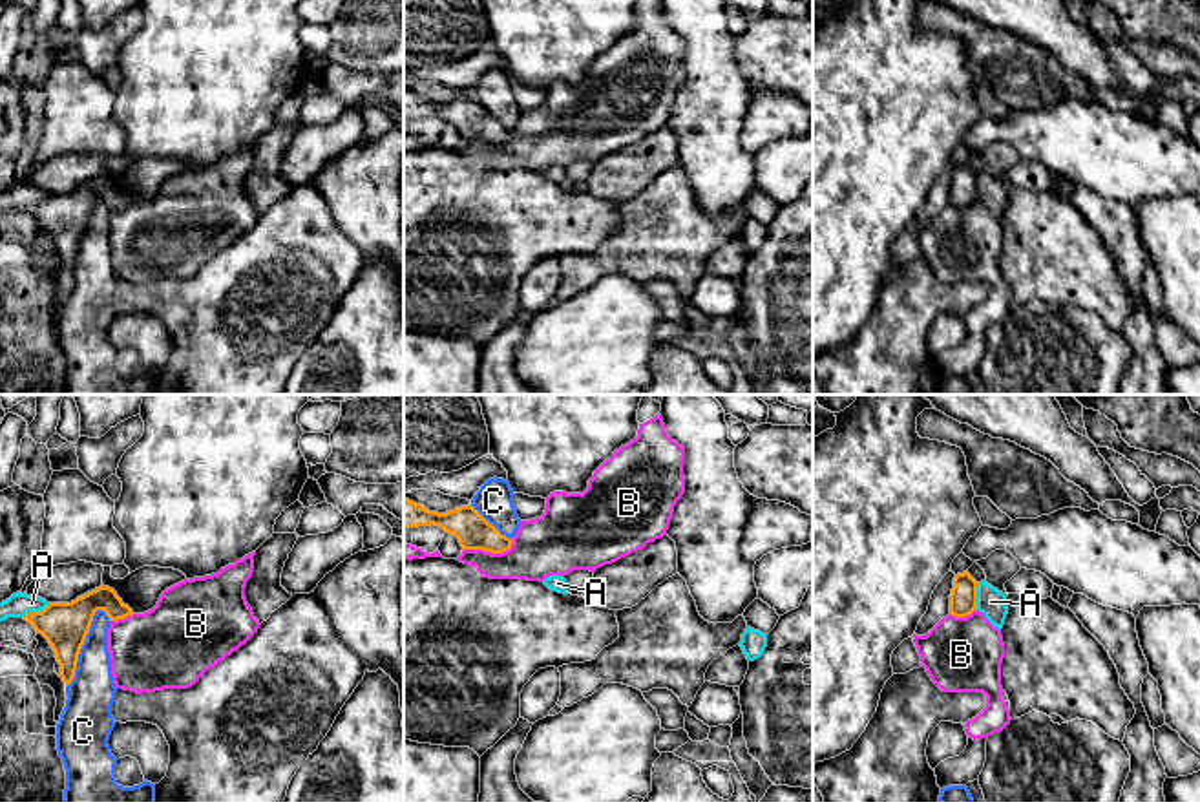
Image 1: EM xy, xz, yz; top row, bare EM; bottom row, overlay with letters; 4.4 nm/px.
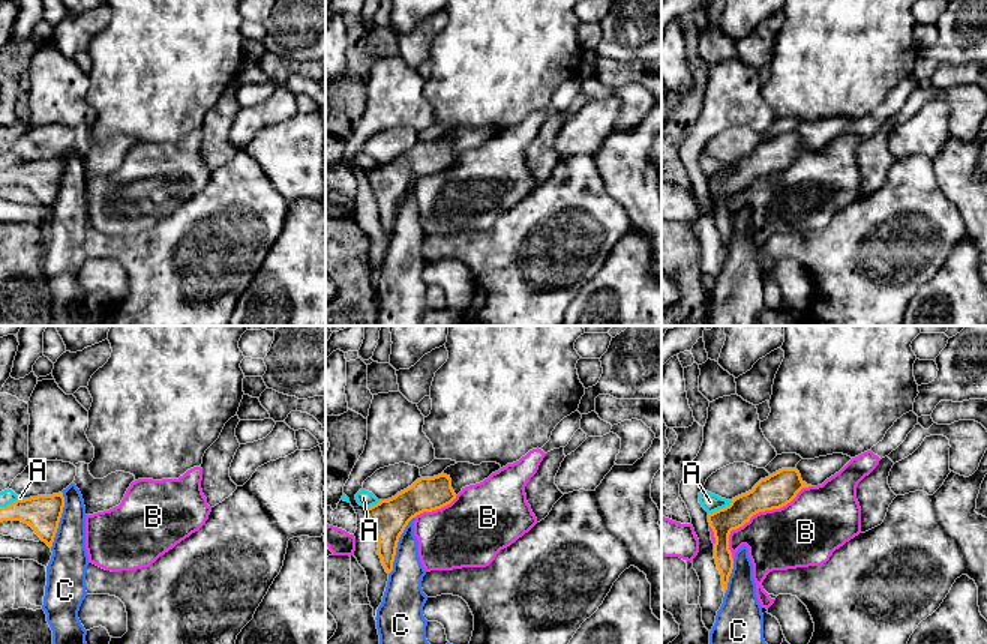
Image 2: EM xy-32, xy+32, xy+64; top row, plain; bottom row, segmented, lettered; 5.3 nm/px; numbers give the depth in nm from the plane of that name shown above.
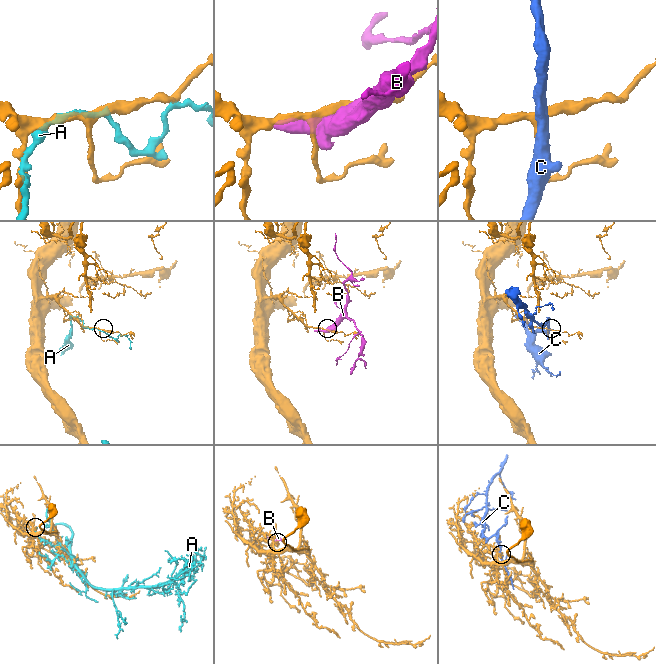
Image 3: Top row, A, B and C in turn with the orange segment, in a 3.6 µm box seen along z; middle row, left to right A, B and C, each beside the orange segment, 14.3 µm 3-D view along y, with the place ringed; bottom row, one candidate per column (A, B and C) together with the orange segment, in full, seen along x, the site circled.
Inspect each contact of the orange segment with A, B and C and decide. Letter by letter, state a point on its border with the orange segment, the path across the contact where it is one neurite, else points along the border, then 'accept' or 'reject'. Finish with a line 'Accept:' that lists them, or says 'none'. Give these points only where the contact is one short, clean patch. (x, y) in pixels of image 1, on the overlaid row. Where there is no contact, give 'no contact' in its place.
A: meets orange in xy at (35, 612); reject
B: meets orange in xz at (490, 550); accept
C: meets orange in xy at (81, 647); reject
Accept: B

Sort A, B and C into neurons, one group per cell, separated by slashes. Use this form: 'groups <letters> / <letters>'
groups A / B / C

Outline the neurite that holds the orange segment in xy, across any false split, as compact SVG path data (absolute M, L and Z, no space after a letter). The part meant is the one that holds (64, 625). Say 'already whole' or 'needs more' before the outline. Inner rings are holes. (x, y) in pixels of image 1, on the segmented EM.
needs more; M256 552L217 574L166 588L157 605L135 614L100 585L71 603L49 603L24 619L51 645L66 687L97 610L110 617L108 652L117 689L137 694L188 689L245 645L259 628L245 597Z

